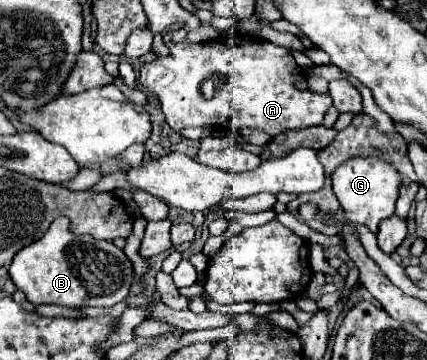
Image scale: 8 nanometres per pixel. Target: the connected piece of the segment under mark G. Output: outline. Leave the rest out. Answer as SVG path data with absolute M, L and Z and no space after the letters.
M353 157L335 169L331 179L333 179L333 191L345 211L347 221L355 225L365 225L371 233L377 233L379 223L385 217L393 215L395 201L399 197L401 173L387 161L375 157Z

